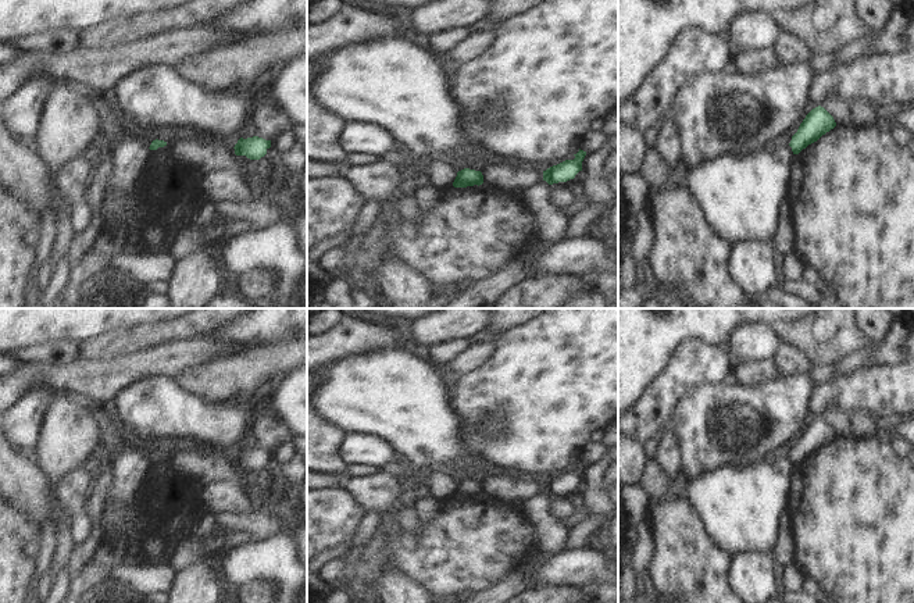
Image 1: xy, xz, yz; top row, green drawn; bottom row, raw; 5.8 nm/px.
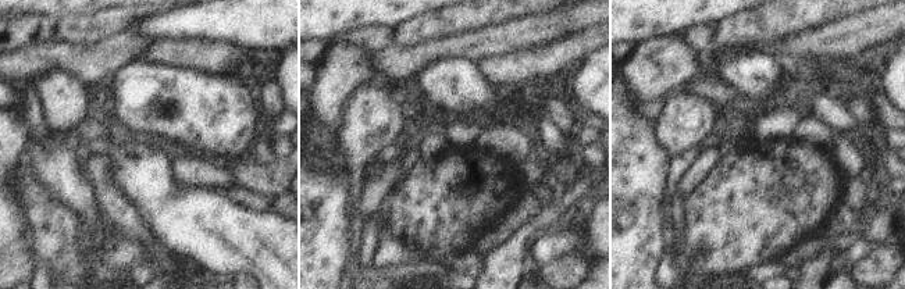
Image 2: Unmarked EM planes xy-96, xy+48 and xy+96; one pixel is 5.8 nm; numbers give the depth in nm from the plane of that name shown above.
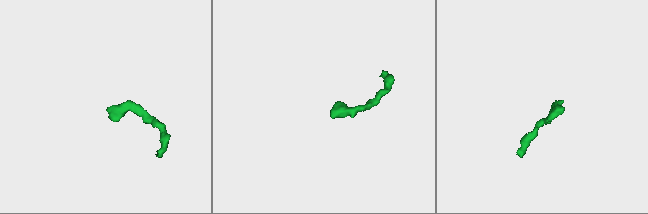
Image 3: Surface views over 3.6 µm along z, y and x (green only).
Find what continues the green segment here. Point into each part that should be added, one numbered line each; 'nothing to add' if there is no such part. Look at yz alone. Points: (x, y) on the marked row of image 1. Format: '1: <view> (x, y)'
nothing to add

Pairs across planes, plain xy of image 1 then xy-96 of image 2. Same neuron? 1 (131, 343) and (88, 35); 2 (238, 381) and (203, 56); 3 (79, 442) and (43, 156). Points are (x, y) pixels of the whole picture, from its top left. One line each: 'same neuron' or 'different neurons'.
1: same neuron
2: same neuron
3: different neurons

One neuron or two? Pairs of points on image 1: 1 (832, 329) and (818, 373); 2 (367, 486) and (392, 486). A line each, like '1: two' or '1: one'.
1: two
2: one

